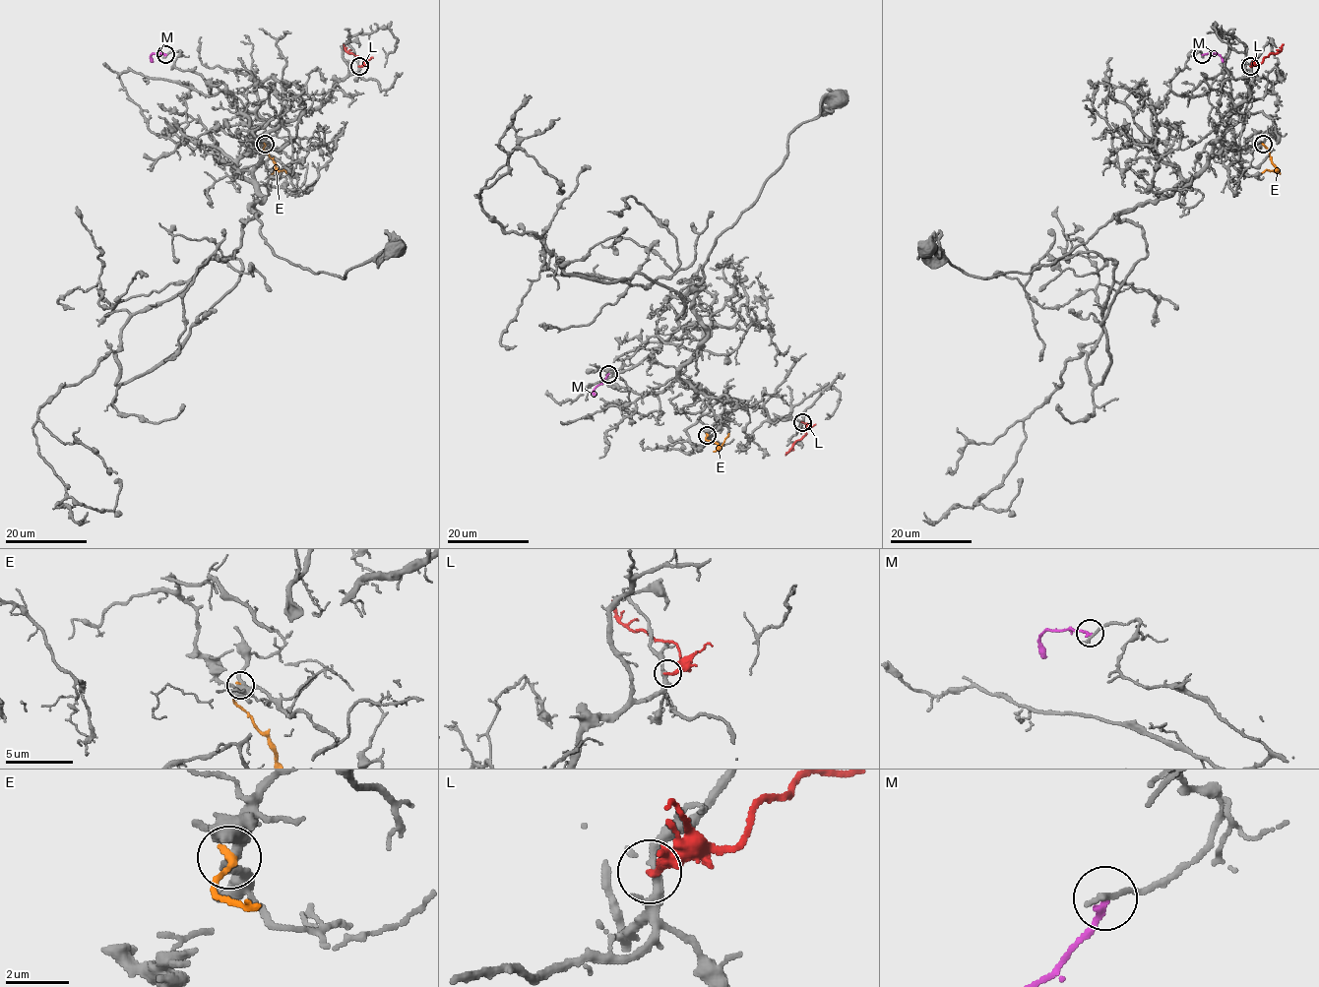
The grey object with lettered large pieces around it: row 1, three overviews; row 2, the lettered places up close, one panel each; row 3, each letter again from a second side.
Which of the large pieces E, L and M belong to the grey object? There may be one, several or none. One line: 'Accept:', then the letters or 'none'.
Accept: none

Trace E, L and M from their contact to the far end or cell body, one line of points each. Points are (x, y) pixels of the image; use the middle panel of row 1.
E: (707, 435), (706, 439), (719, 447), (729, 434)
L: (802, 421), (806, 424), (805, 434), (785, 455)
M: (608, 374), (593, 391), (594, 395)

